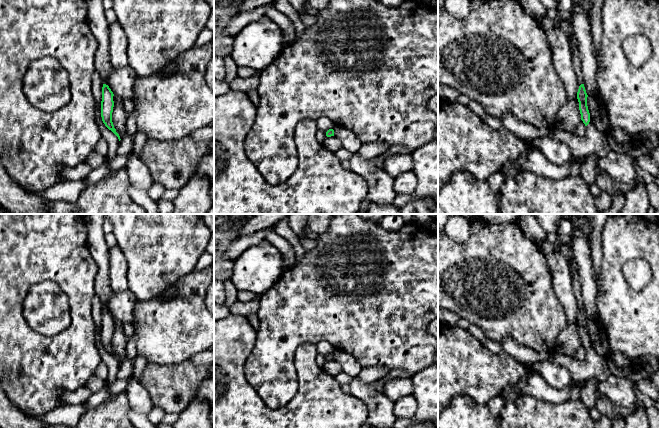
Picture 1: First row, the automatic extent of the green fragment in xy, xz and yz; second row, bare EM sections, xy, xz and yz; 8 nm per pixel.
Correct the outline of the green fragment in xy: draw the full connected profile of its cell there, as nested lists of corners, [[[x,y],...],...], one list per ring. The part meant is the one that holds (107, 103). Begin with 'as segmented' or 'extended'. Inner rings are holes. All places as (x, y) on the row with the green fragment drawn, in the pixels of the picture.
as segmented; [[[103,84],[102,87],[102,101],[101,101],[101,117],[102,121],[105,124],[105,126],[111,130],[119,139],[120,136],[116,132],[116,129],[114,128],[113,122],[112,122],[112,112],[114,107],[114,101],[113,101],[113,92],[109,88],[108,85]]]

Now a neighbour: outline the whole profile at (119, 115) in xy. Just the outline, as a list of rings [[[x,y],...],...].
[[[119,95],[113,96],[114,107],[112,112],[112,122],[116,132],[119,134],[120,139],[122,139],[127,133],[125,128],[125,122],[128,117],[125,108],[122,104],[122,99]]]

